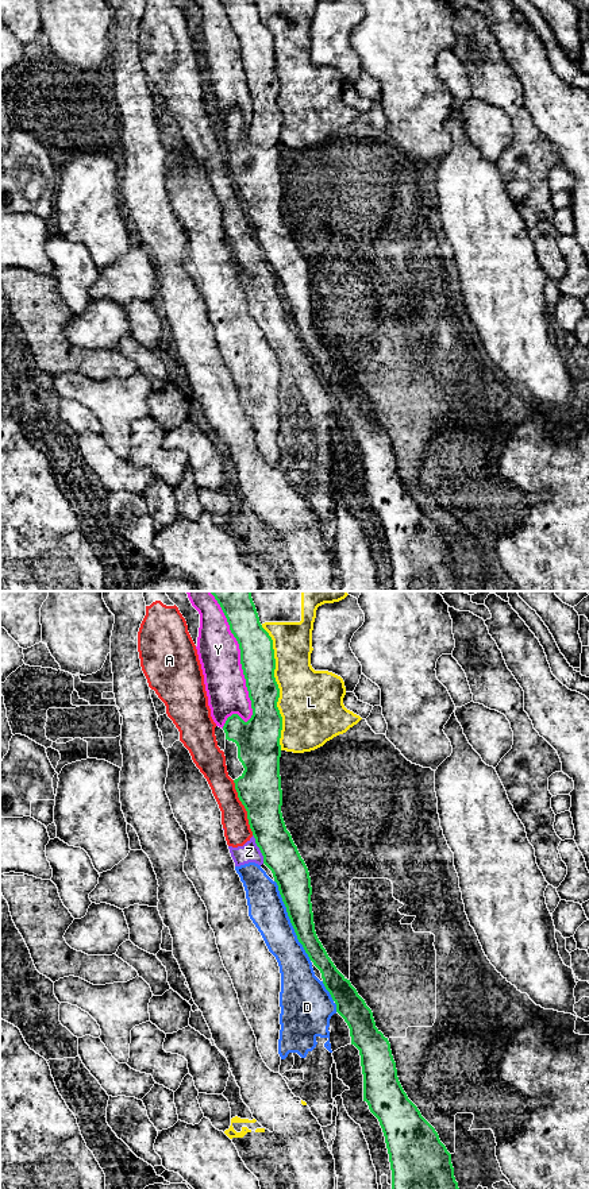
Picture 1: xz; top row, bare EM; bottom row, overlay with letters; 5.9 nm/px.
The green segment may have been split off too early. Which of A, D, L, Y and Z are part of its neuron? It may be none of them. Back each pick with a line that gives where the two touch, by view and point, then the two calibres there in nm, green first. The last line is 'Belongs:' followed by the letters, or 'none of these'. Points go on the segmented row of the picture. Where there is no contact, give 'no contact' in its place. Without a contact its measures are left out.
Belongs: none of these

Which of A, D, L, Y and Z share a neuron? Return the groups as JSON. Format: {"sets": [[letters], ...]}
{"sets": [["A", "D", "Z"], ["L"], ["Y"]]}

